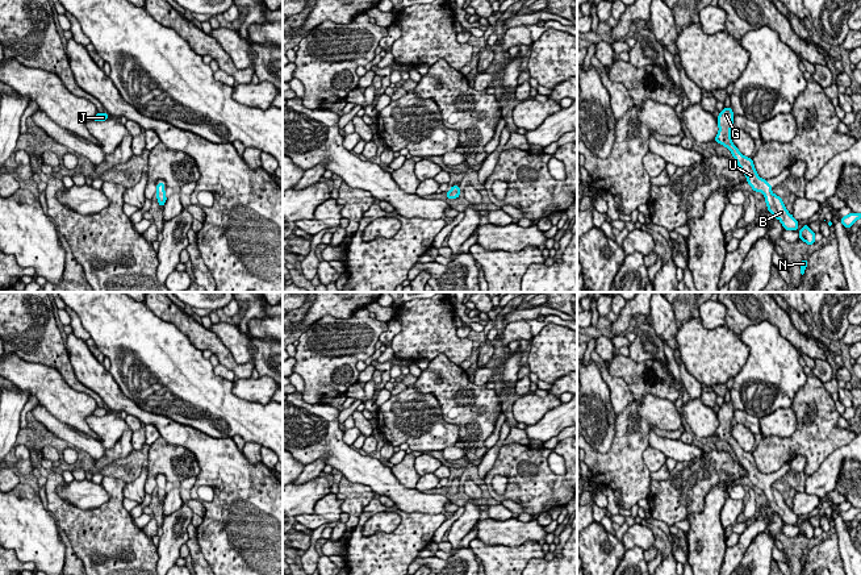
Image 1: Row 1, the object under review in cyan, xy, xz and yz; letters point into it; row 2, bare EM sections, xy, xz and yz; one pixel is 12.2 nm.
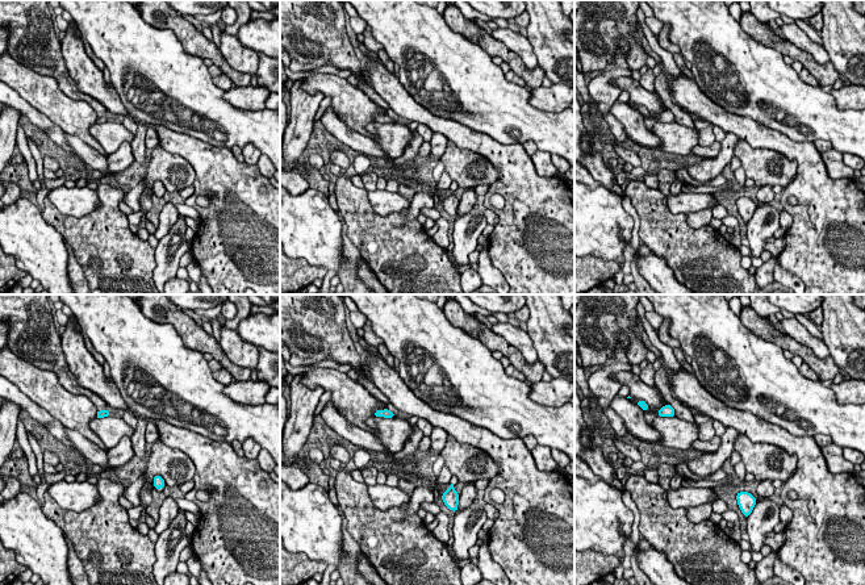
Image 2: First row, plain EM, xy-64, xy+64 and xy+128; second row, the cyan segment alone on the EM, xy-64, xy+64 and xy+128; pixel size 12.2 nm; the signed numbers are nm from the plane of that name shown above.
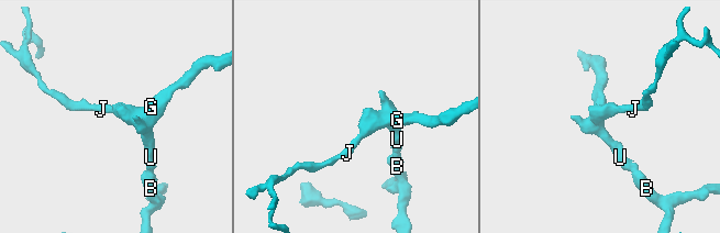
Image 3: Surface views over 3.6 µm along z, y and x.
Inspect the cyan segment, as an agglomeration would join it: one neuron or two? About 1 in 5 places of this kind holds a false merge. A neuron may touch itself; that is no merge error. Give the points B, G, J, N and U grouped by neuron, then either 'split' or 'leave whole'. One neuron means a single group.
B G J N U; leave whole

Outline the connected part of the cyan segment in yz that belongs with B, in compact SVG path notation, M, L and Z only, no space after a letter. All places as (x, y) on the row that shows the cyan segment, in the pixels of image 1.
M723 108L719 113L718 126L719 132L715 137L715 142L726 146L731 150L736 163L739 164L740 170L745 174L748 184L756 192L762 192L765 196L768 211L781 221L782 226L786 230L798 229L798 221L787 212L785 204L780 196L772 192L773 187L766 183L766 179L761 179L755 168L752 158L744 157L737 147L732 143L731 139L731 128L733 124L733 112L732 108Z

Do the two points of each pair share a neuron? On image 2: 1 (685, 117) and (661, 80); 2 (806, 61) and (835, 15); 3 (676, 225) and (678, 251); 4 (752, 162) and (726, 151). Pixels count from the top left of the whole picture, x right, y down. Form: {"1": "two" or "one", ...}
{"1": "one", "2": "two", "3": "one", "4": "two"}

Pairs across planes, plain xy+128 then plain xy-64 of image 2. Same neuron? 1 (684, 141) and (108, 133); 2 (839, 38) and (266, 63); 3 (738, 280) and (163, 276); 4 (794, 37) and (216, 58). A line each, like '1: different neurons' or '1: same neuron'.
1: same neuron
2: same neuron
3: different neurons
4: different neurons

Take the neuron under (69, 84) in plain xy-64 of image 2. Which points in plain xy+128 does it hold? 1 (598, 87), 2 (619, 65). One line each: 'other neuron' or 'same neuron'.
1: other neuron
2: other neuron

